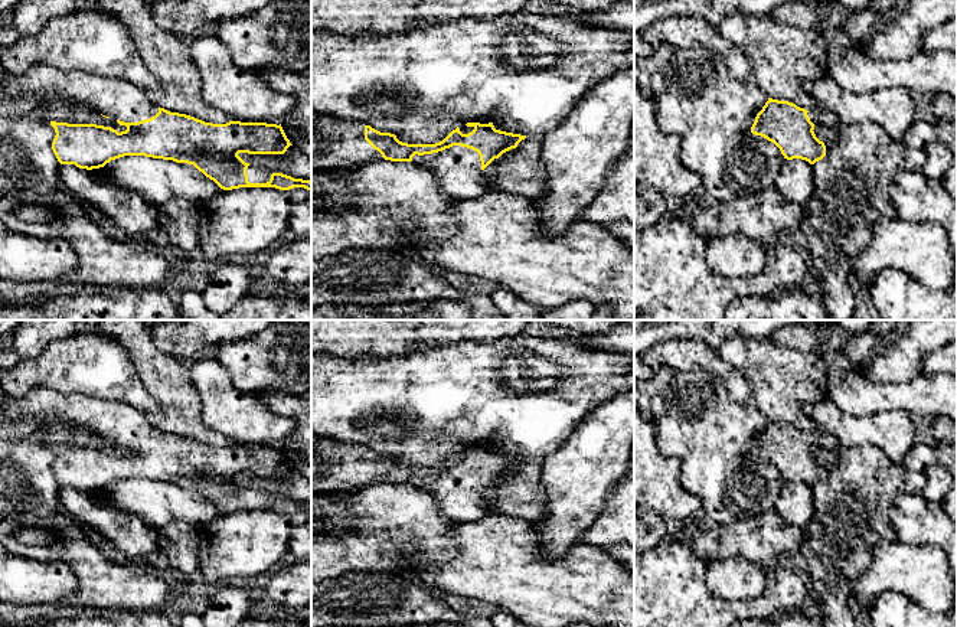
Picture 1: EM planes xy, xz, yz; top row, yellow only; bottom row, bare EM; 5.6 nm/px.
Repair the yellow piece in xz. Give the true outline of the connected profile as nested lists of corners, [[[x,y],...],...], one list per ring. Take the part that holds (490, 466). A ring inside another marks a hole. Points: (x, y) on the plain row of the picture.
[[[323,440],[319,447],[326,467],[317,487],[327,492],[360,490],[375,483],[414,484],[432,494],[441,512],[455,522],[481,519],[494,510],[483,493],[503,476],[516,471],[526,458],[496,453],[493,445],[458,447],[435,467],[408,467],[395,457],[363,445]]]

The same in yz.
[[[768,421],[751,455],[774,466],[787,483],[801,481],[814,487],[826,479],[826,468],[816,460],[814,450],[833,451],[839,445],[836,437],[819,428],[807,434],[793,425]]]

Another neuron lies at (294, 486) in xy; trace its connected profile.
[[[290,468],[284,477],[238,477],[245,486],[264,490],[272,496],[282,496],[294,502],[311,504],[311,480],[295,468]]]

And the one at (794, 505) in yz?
[[[785,481],[773,509],[787,525],[804,529],[814,513],[811,487],[801,481]]]

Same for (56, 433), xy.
[[[46,421],[42,424],[42,430],[49,445],[97,447],[111,450],[118,455],[127,453],[127,450],[120,448],[117,443],[102,440],[86,427],[68,425],[61,421]]]

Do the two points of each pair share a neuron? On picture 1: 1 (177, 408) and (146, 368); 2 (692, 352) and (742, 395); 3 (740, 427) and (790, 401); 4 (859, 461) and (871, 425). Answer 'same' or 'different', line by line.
1: same
2: same
3: different
4: different

